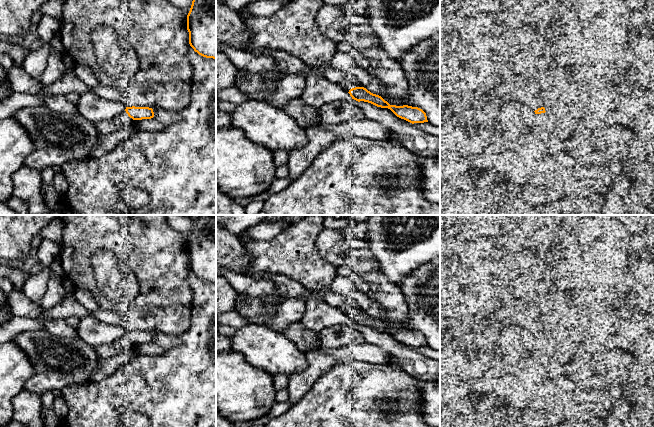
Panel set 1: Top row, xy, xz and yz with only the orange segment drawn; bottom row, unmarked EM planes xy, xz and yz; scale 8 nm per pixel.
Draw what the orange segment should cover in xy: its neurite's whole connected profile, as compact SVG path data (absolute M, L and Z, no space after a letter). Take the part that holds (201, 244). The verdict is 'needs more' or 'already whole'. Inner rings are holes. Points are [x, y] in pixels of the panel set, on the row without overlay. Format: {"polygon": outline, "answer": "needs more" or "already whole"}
{"polygon": "M192 215L192 220L187 239L189 268L199 279L216 284L216 215Z", "answer": "already whole"}

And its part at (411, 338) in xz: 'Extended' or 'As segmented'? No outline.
As segmented

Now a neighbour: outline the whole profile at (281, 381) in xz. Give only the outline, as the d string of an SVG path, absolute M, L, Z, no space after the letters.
M277 374L273 376L274 386L277 391L286 389L289 384L289 376L286 374Z

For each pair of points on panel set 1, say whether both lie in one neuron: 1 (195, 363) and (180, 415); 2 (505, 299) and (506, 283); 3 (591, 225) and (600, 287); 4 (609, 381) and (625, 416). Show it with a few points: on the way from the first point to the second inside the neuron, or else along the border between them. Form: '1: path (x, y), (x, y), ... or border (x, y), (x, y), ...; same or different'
1: path (195, 376), (195, 400), (193, 402); same
2: path (505, 295), (505, 287); same
3: path (591, 240), (600, 251), (600, 272); same
4: border (609, 410), (619, 401), (625, 400), (635, 416); different

